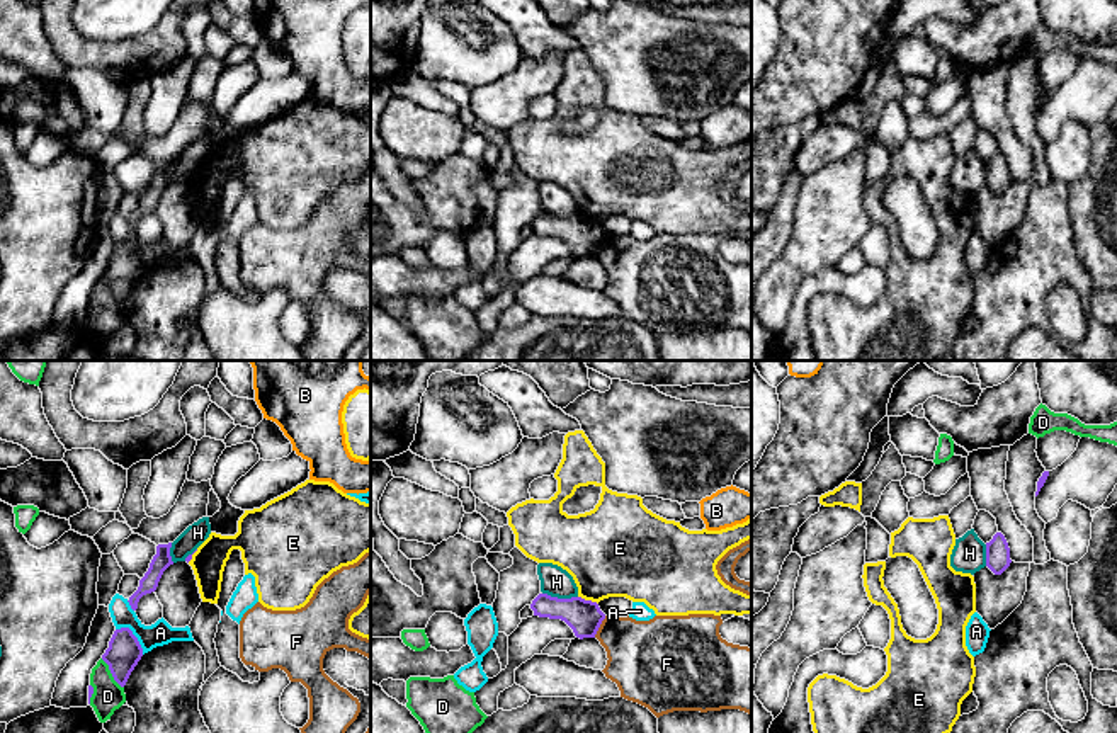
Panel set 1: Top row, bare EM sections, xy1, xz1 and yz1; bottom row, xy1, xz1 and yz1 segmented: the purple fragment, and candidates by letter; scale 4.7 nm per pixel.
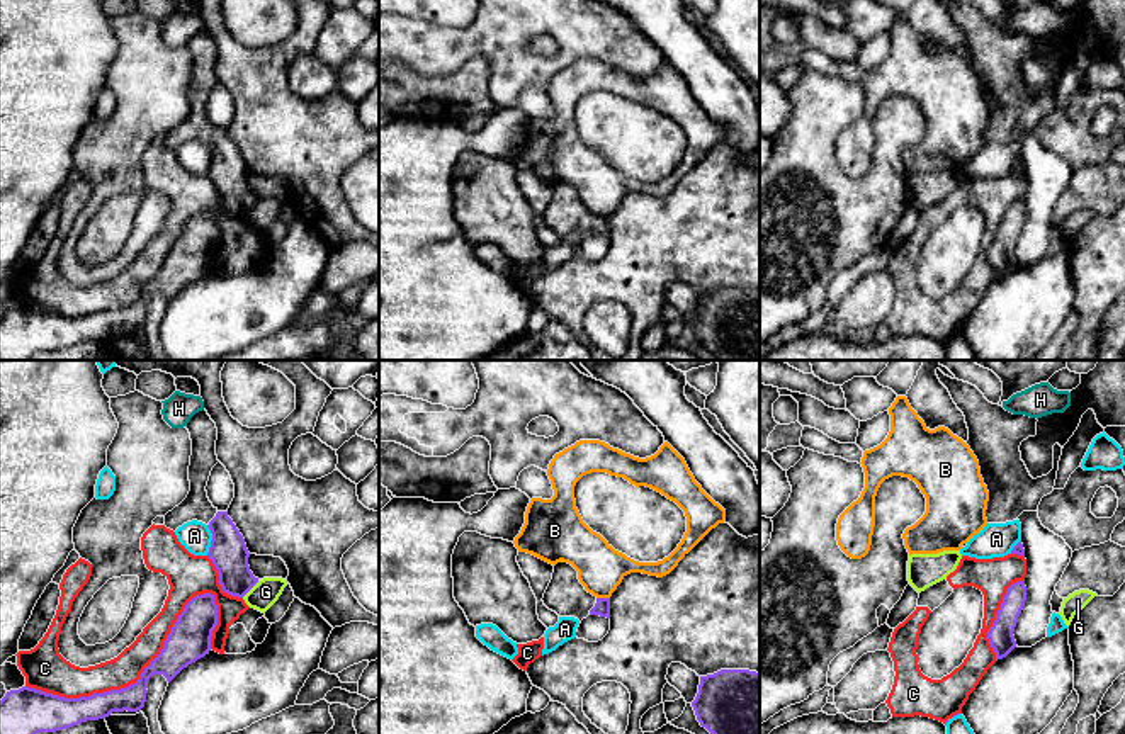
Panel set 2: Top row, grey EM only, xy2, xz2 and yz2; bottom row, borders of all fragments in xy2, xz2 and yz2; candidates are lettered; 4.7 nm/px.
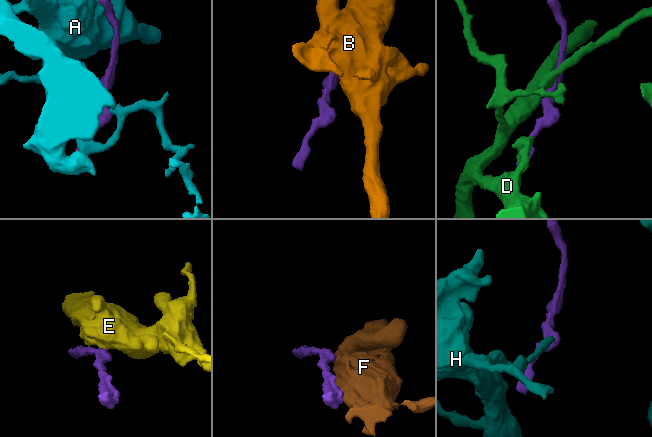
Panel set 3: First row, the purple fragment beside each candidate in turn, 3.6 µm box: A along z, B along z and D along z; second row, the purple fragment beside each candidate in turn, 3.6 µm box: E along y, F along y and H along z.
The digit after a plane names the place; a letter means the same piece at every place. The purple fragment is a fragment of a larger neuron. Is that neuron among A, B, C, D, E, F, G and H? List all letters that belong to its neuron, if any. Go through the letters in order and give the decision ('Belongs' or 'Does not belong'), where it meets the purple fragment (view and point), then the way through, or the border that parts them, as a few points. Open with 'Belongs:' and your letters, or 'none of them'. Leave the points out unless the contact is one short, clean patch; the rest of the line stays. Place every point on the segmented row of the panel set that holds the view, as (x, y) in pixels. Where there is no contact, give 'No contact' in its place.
Belongs: none of them
A: Does not belong. Touches purple at xy1 (133, 635)
B: Does not belong. Touches purple at xz2 (604, 598)
C: Does not belong. Touches purple at xy2 (133, 683)
D: Does not belong. Touches purple at xy1 (111, 672)
E: Does not belong. Touches purple at xz1 (589, 601). Boundary: xz1 (578, 596), (597, 604)
F: Does not belong. Touches purple at xz1 (599, 626)
G: Does not belong. Touches purple at xy2 (250, 588). Boundary: xy2 (259, 580), (242, 597)
H: Does not belong. Touches purple at xz1 (560, 599). Boundary: xz1 (543, 592), (553, 597), (577, 597)

